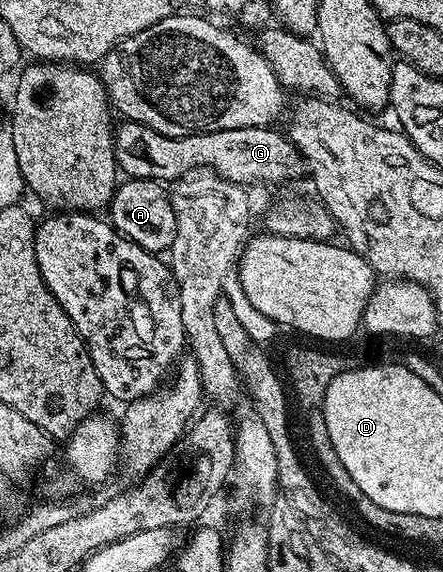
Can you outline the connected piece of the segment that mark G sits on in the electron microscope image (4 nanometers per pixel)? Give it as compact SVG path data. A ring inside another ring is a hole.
M123 122L120 125L115 134L115 162L118 171L127 178L174 182L200 170L210 170L234 184L252 186L287 184L305 172L303 156L275 126L249 126L178 137L155 132L144 124Z

